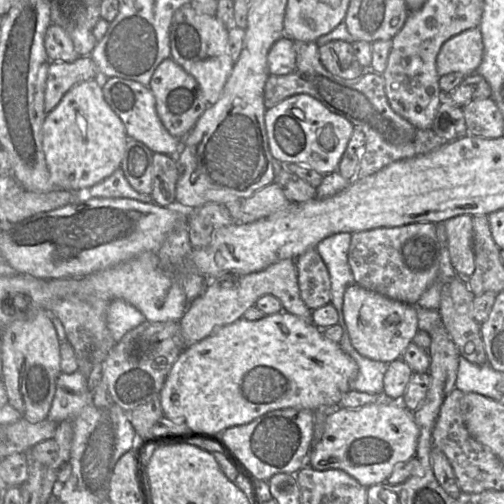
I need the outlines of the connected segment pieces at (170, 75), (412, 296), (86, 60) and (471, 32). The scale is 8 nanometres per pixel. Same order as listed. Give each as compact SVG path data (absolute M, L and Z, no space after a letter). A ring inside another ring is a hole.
M171 57L159 64L148 87L155 97L156 112L162 124L177 139L188 135L209 106L196 79Z
M416 222L352 233L348 262L358 285L414 305L435 280L440 261L436 223Z
M80 56L73 62L51 62L48 68L44 108L51 112L63 96L79 83L99 77L91 56Z
M479 28L465 30L443 43L436 58L439 76L458 72L474 74L483 59L483 41Z

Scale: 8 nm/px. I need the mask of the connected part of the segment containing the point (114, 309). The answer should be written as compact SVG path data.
M122 299L112 300L107 308L107 327L115 342L145 321L145 316L137 308Z

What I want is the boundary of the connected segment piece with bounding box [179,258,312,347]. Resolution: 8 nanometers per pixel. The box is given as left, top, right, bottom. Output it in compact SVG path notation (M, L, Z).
M283 259L261 271L240 275L235 279L233 287L226 288L222 285L222 281L229 280L230 277L231 273L225 273L221 277L209 281L203 293L188 305L179 321L185 347L192 346L210 336L218 328L242 318L245 311L254 306L257 300L266 294L275 296L281 302L283 311L294 314L305 321L312 322L312 310L307 307L300 295L294 259Z

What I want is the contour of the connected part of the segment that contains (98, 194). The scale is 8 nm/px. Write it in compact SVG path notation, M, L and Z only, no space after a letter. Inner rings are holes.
M120 167L103 181L81 191L92 198L129 198L143 203L153 203L151 195L138 193L132 188Z

